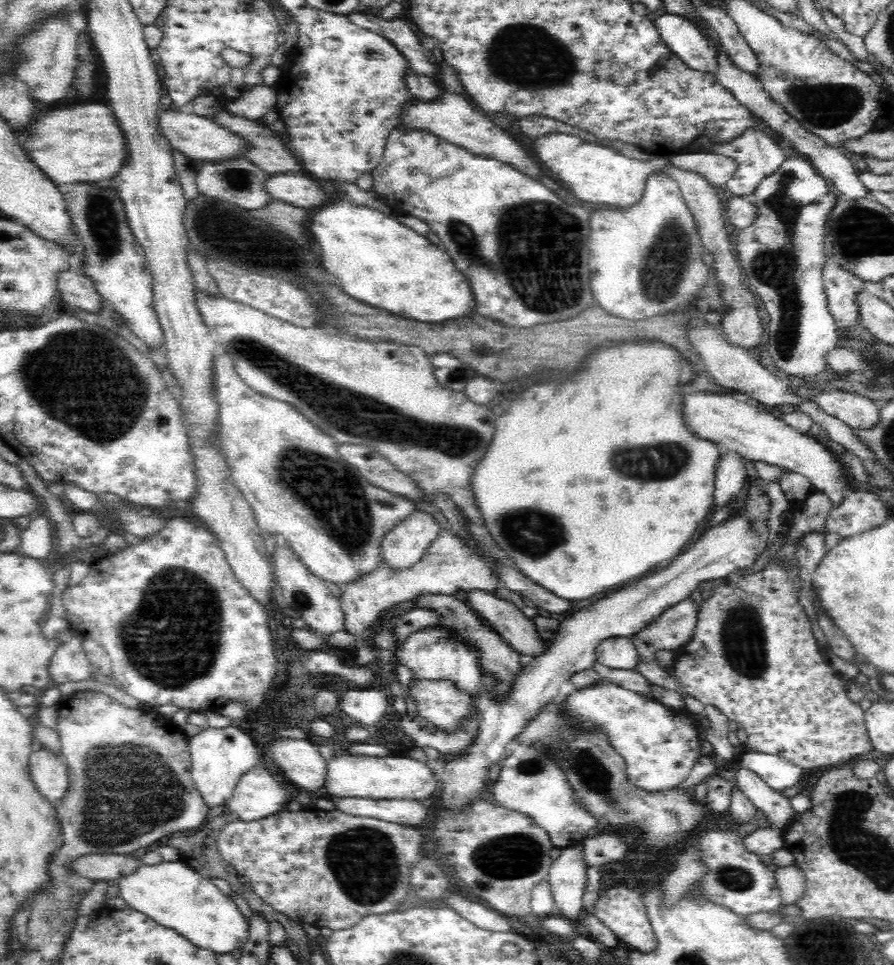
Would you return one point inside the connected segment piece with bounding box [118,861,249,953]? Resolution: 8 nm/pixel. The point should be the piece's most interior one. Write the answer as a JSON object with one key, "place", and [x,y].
{"place":[173,894]}

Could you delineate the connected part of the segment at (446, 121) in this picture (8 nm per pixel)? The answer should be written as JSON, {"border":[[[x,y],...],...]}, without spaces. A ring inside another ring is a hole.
{"border":[[[441,83],[440,87],[442,90],[438,98],[422,101],[416,97],[412,105],[406,105],[405,112],[401,114],[401,125],[429,131],[430,134],[438,135],[438,138],[444,138],[448,142],[457,144],[472,154],[508,163],[528,177],[542,176],[538,162],[534,162],[528,156],[528,152],[510,134],[505,132],[505,128],[488,119],[483,111],[476,110],[464,96],[450,92]]]}

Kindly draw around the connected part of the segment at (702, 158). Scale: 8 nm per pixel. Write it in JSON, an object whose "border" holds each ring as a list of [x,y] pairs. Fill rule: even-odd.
{"border":[[[710,152],[682,153],[670,158],[670,162],[681,170],[704,176],[717,189],[722,189],[738,168],[738,163],[729,156]]]}

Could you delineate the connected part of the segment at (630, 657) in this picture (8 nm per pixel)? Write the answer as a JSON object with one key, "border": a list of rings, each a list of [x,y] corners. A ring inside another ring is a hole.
{"border":[[[616,637],[606,639],[596,647],[596,661],[610,668],[634,669],[640,663],[640,657],[631,637]]]}

